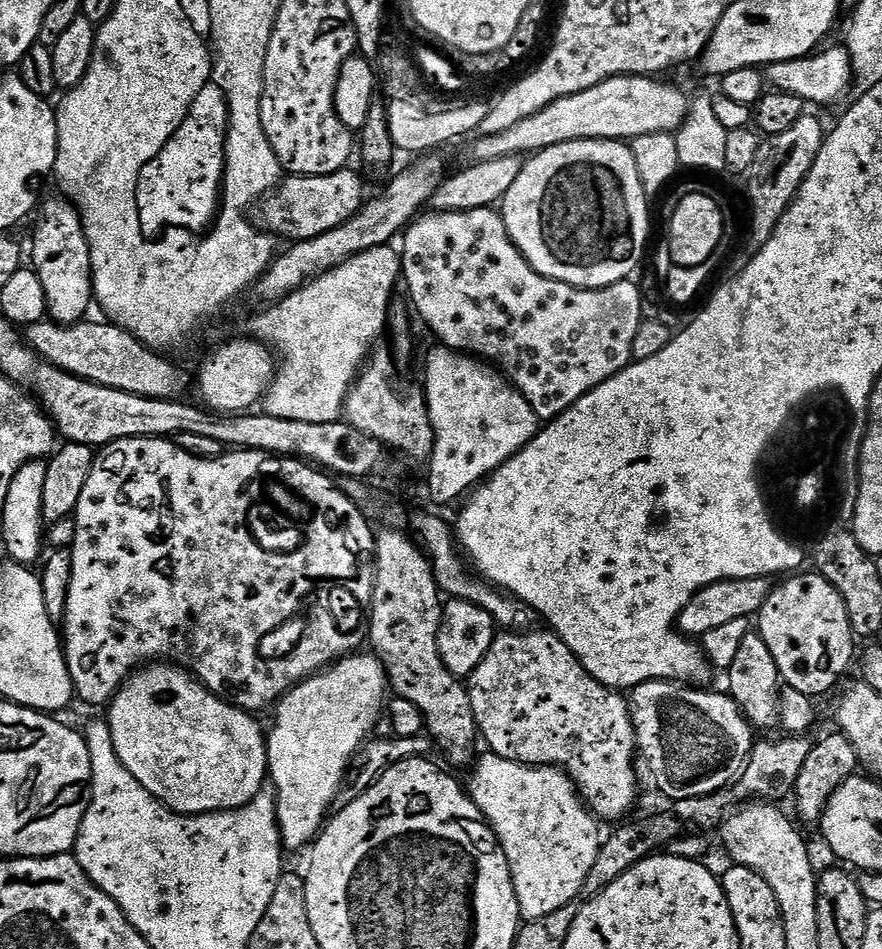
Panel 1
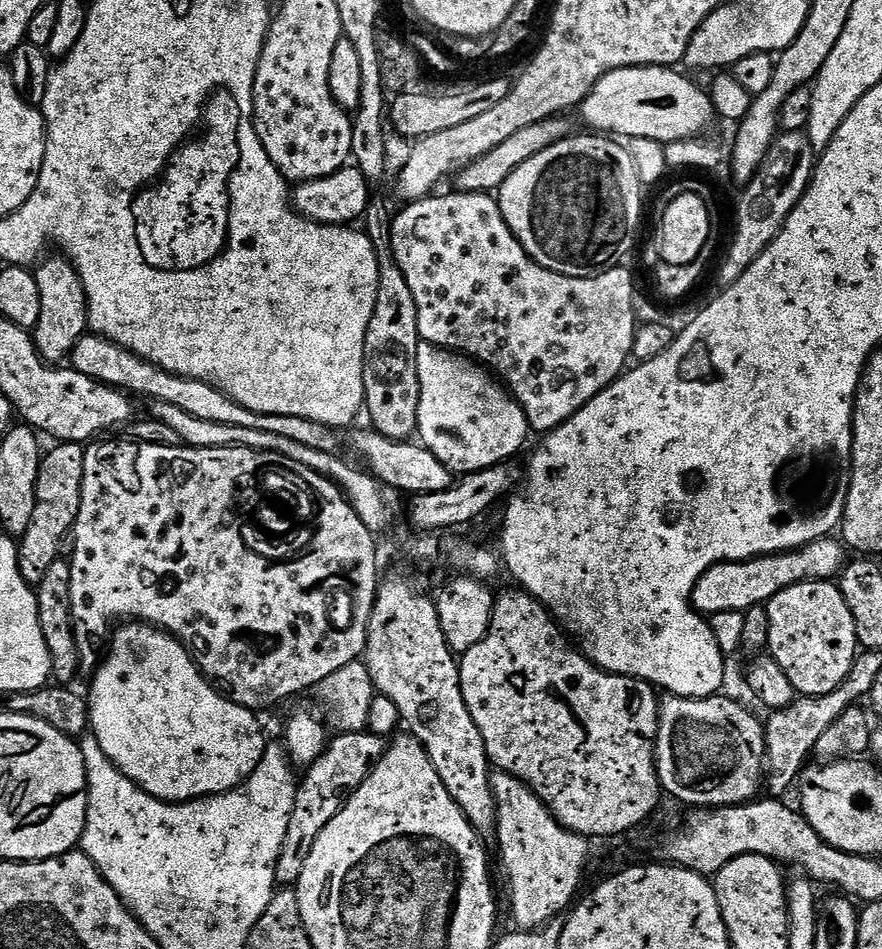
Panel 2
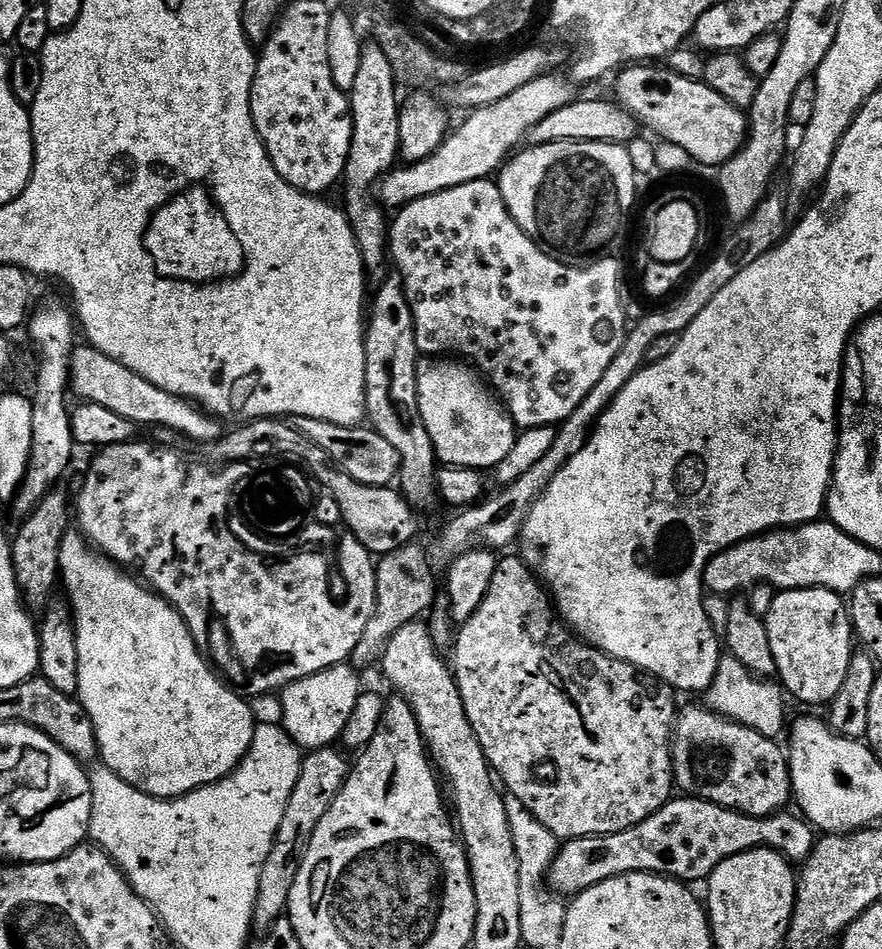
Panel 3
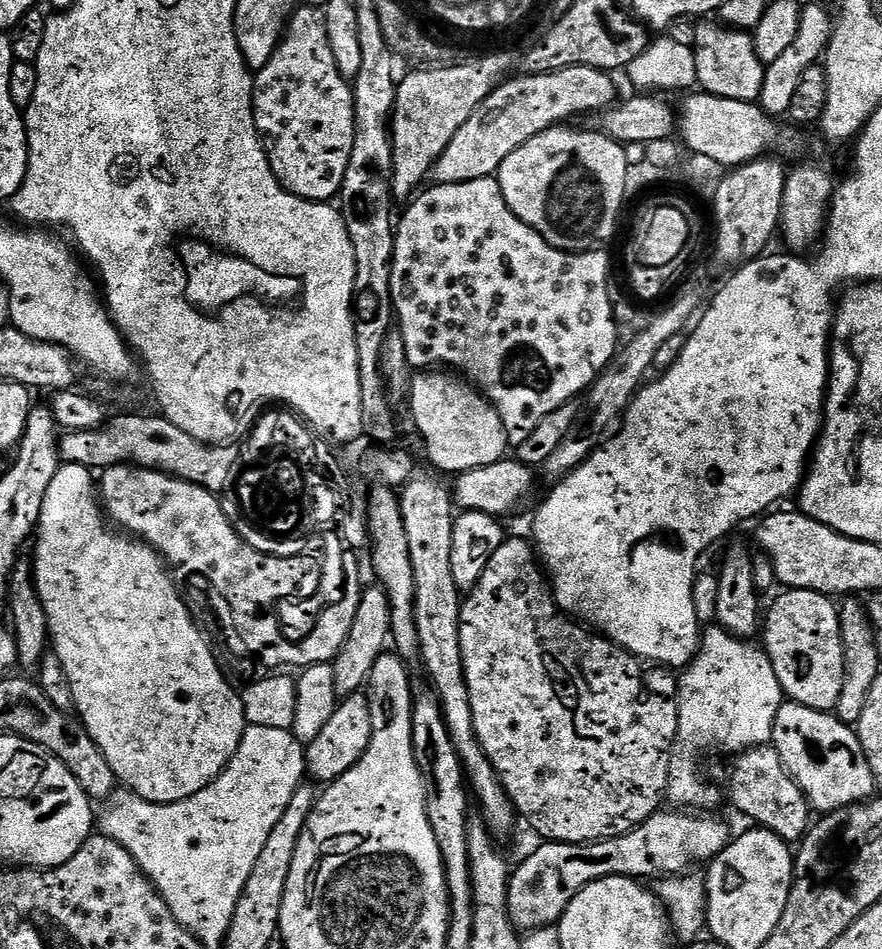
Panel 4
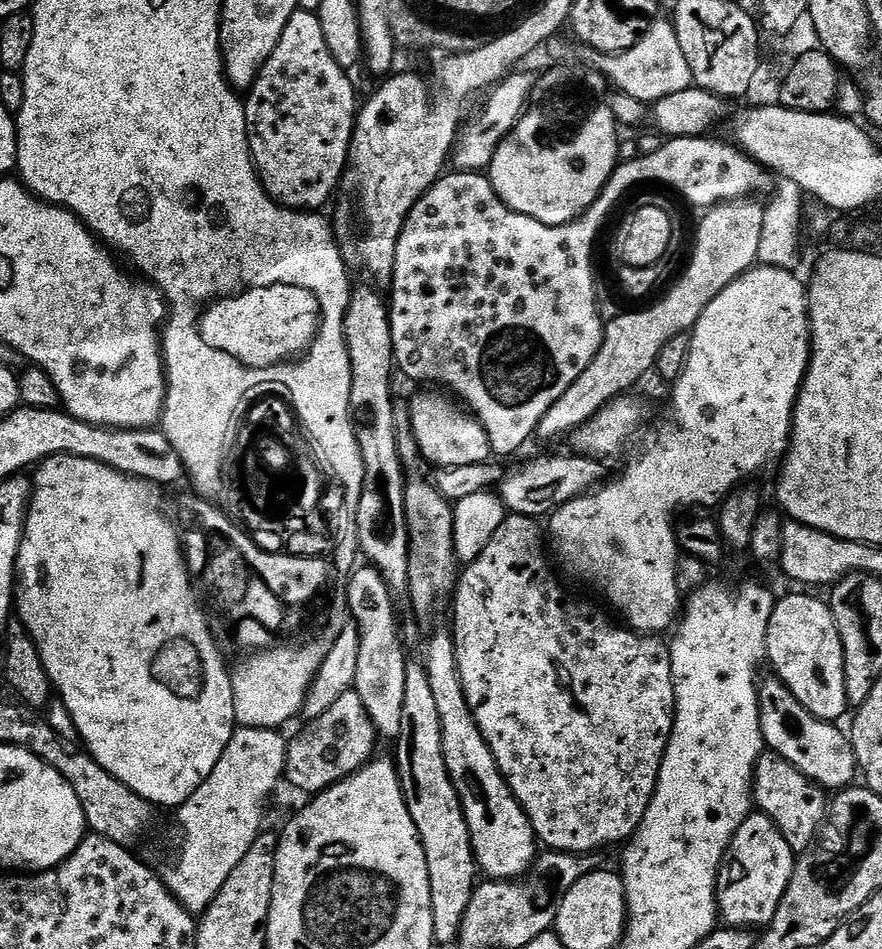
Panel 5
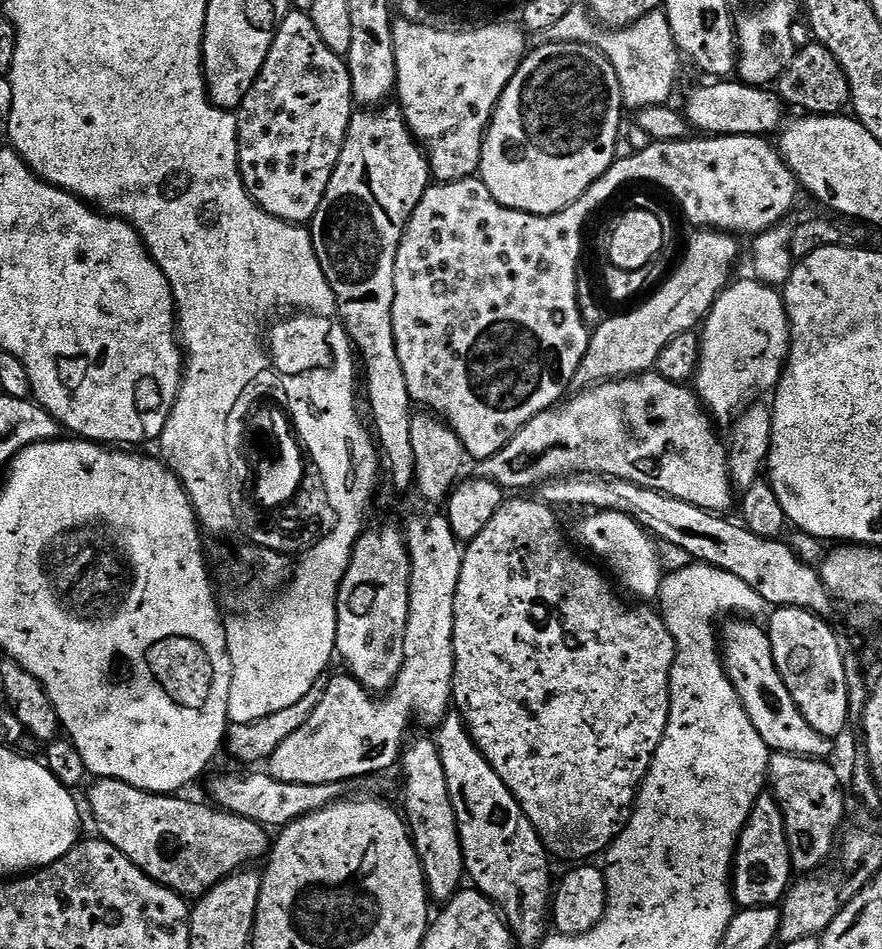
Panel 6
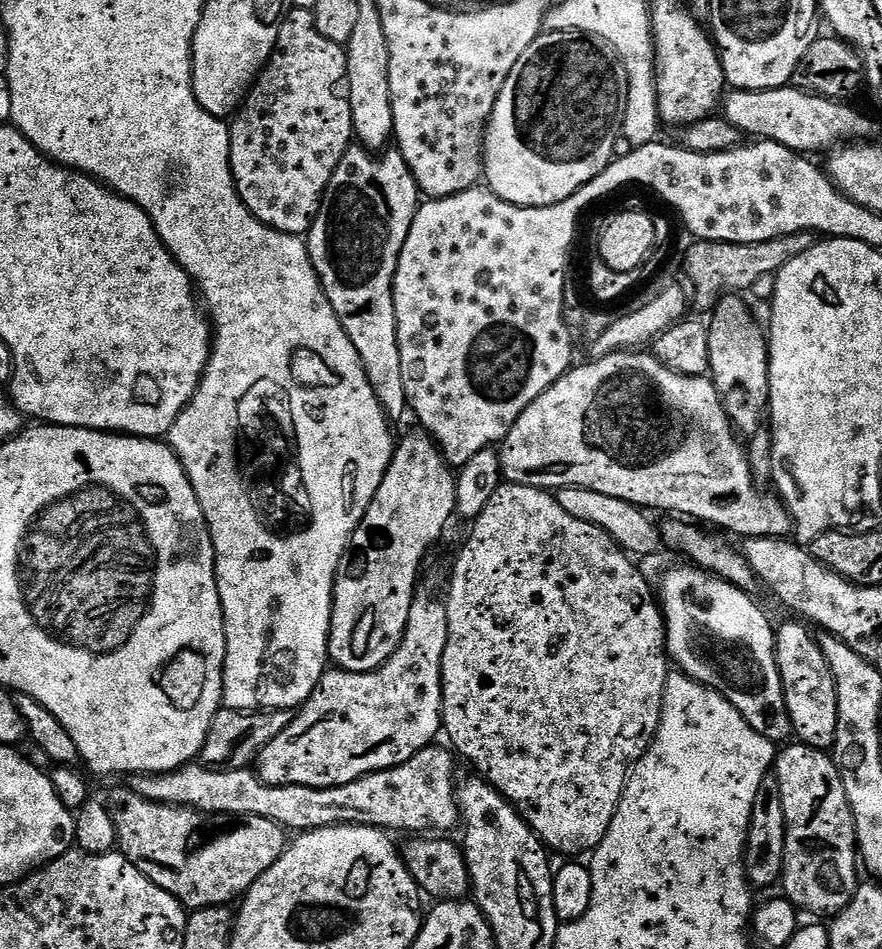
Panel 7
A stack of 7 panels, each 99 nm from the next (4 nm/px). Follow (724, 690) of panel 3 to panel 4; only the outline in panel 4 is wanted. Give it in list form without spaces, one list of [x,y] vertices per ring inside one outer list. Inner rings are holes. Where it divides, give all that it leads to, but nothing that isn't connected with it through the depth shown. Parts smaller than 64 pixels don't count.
[[[708,626],[703,629],[700,648],[696,656],[678,676],[678,726],[674,751],[668,762],[667,803],[672,806],[687,806],[692,810],[712,810],[722,800],[722,792],[704,781],[700,773],[700,752],[732,752],[739,754],[749,748],[767,745],[772,738],[774,718],[786,697],[774,674],[774,666],[768,661],[767,651],[763,647],[755,648],[747,639],[731,636],[726,629]]]

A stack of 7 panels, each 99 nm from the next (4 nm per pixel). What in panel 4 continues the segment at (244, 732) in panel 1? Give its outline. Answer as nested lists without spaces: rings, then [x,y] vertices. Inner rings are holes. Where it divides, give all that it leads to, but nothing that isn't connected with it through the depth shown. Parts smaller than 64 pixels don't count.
[[[61,463],[60,469],[54,474],[54,480],[46,490],[46,496],[42,498],[40,520],[37,521],[34,529],[36,549],[30,557],[32,580],[36,584],[36,593],[48,622],[51,651],[61,663],[61,670],[65,672],[69,689],[72,691],[75,715],[98,746],[98,750],[104,755],[104,760],[110,766],[113,777],[119,783],[121,780],[124,783],[121,785],[127,791],[138,794],[144,800],[149,800],[151,804],[173,804],[198,794],[198,790],[202,790],[211,780],[218,778],[218,774],[228,765],[228,759],[232,757],[246,727],[244,702],[238,692],[224,681],[224,676],[220,673],[220,668],[216,665],[207,642],[204,641],[205,633],[192,619],[187,606],[176,593],[169,569],[160,554],[148,544],[136,538],[129,538],[113,530],[106,523],[106,516],[98,499],[98,484],[94,476],[92,480],[92,476],[93,473],[89,469],[66,463]]]

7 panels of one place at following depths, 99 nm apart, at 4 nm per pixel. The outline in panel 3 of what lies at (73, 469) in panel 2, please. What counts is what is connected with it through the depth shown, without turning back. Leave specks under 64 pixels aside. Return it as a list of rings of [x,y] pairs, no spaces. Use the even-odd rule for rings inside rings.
[[[53,490],[36,505],[36,509],[26,517],[24,524],[17,532],[14,532],[12,540],[12,565],[16,575],[16,586],[20,592],[20,599],[29,609],[43,609],[53,595],[52,591],[58,586],[58,571],[60,569],[60,539],[64,536],[68,524],[68,512],[70,516],[70,500],[63,496],[60,490]]]

